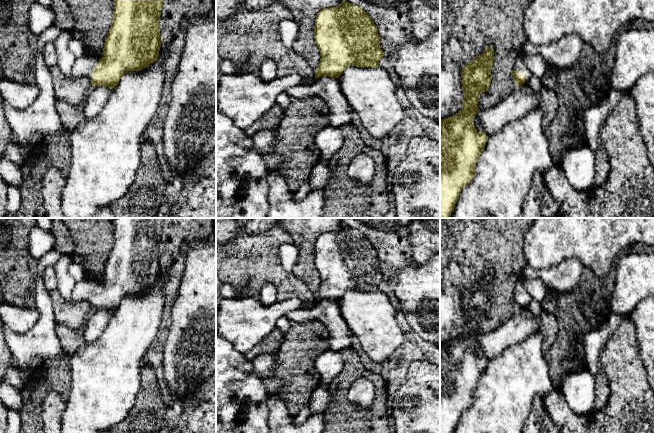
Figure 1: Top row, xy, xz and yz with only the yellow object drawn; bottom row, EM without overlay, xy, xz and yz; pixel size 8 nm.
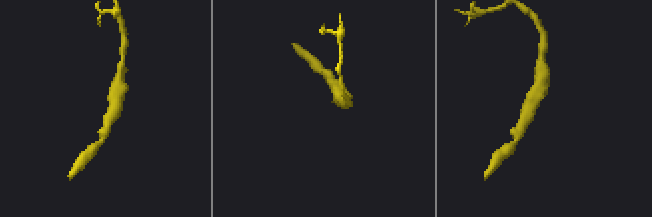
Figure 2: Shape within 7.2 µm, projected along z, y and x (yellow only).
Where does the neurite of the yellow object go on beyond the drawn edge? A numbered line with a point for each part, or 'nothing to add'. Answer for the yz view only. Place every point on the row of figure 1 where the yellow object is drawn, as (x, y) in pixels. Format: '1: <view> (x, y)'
1: yz (519, 65)

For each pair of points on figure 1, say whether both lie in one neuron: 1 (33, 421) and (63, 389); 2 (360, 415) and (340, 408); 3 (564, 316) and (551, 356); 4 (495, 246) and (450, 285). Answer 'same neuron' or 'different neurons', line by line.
1: same neuron
2: same neuron
3: same neuron
4: same neuron

